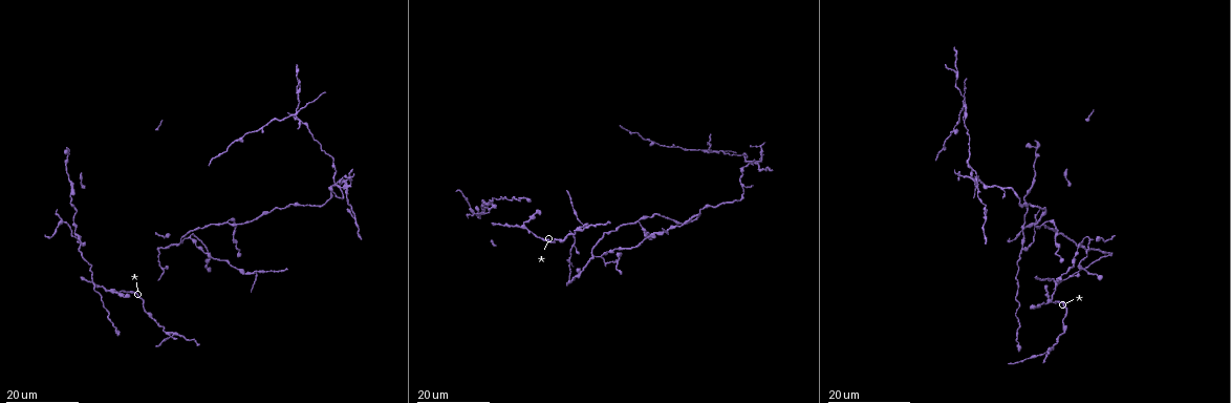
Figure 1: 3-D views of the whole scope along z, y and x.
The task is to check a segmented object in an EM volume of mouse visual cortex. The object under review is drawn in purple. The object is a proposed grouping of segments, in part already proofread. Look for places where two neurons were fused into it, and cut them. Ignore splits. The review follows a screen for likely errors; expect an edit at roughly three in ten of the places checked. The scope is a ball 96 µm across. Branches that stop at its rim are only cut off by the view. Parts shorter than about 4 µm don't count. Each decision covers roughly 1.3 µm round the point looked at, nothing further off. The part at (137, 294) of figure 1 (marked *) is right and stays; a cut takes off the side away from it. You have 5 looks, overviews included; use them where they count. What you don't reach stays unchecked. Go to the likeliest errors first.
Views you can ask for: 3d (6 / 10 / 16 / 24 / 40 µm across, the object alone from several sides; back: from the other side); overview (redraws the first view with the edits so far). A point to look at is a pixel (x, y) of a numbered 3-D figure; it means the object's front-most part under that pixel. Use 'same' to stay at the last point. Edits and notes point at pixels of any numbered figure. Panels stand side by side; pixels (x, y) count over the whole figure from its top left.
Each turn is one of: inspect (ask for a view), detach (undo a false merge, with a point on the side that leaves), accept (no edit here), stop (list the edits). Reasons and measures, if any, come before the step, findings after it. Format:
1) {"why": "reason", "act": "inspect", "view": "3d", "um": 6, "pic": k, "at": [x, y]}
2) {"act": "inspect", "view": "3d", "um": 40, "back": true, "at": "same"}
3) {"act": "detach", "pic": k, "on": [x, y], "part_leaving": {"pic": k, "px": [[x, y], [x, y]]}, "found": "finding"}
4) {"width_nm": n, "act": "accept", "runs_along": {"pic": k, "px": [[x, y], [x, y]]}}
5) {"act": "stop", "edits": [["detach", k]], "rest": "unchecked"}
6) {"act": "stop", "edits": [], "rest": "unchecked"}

{"why": "three-way junction", "act": "inspect", "view": "3d", "um": 16, "pic": 1, "at": [256, 272]}

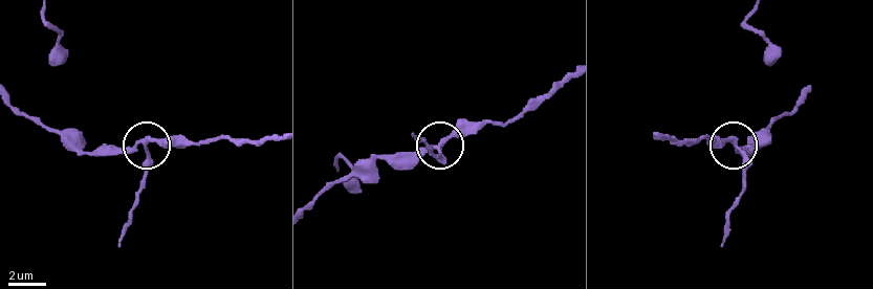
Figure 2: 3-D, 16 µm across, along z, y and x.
{"act": "inspect", "view": "3d", "um": 6, "pic": 2, "at": [145, 145]}

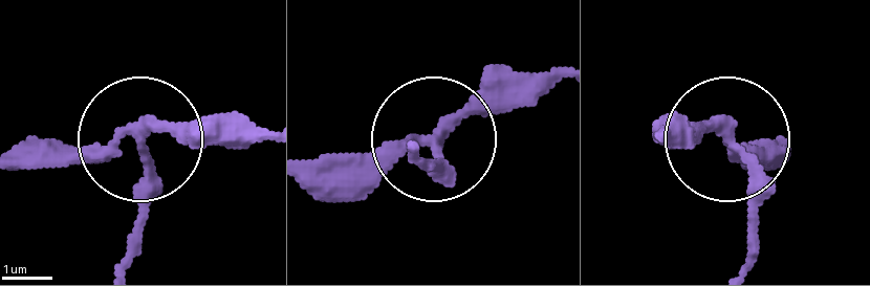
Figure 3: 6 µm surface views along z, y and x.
{"arms": 3, "act": "accept", "found": "all the same neuron"}

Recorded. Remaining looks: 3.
{"why": "thin arm on a thick one", "act": "inspect", "view": "3d", "um": 16, "pic": 1, "at": [229, 221]}

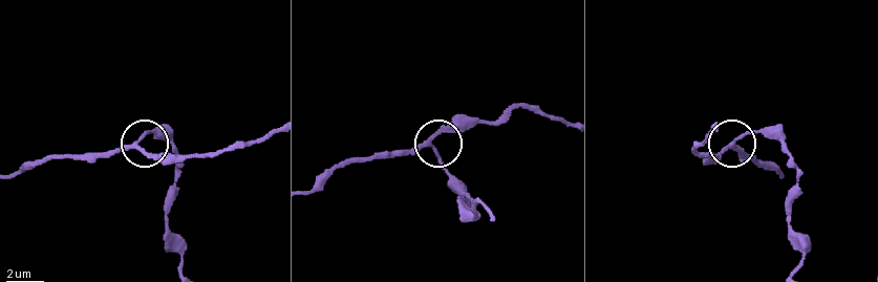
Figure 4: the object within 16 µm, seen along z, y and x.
{"act": "inspect", "view": "3d", "um": 6, "pic": 4, "at": [733, 143]}

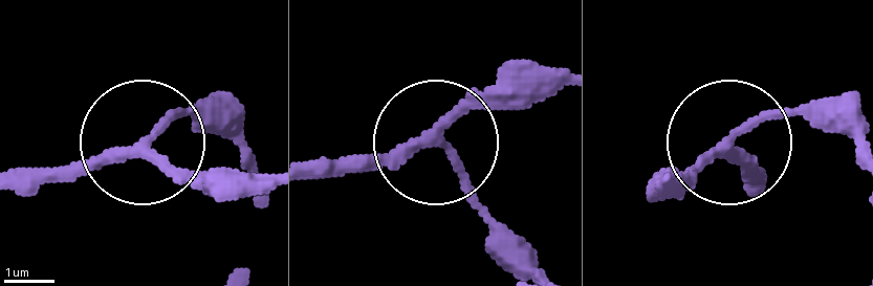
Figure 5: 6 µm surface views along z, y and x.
{"width_nm": 180, "act": "accept", "runs_along": {"pic": 5, "px": [[765, 178], [740, 153], [740, 128], [836, 107]]}, "found": "one neuron here"}

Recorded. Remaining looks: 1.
{"act": "stop", "edits": [], "rest": "unchecked"}

